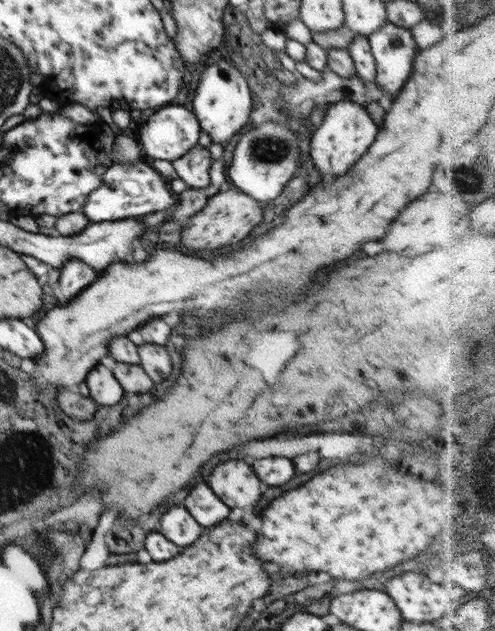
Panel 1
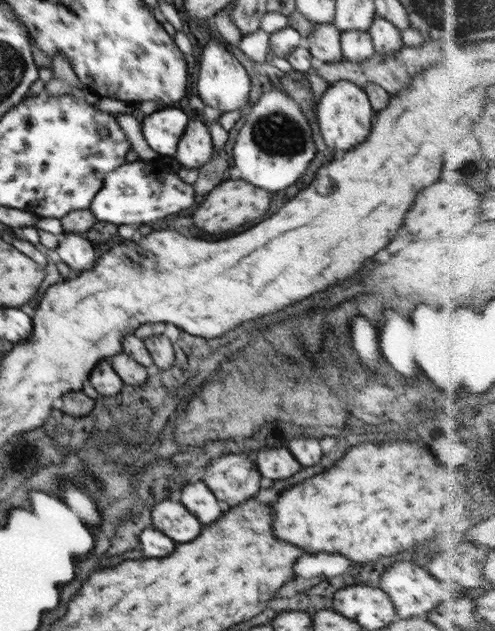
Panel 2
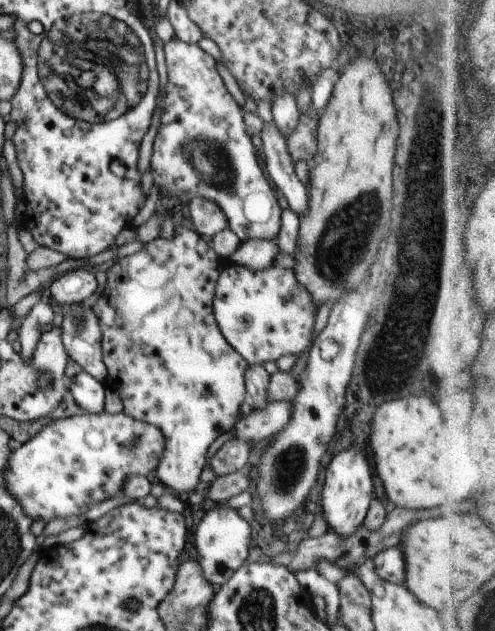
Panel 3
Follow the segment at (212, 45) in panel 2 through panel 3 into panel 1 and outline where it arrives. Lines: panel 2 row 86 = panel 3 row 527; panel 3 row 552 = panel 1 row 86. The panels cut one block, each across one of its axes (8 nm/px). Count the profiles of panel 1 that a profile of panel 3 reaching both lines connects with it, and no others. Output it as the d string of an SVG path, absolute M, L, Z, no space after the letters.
M224 60L206 65L200 76L190 109L196 116L201 130L210 136L211 142L220 142L224 145L249 122L252 114L253 100L248 79L236 65Z

